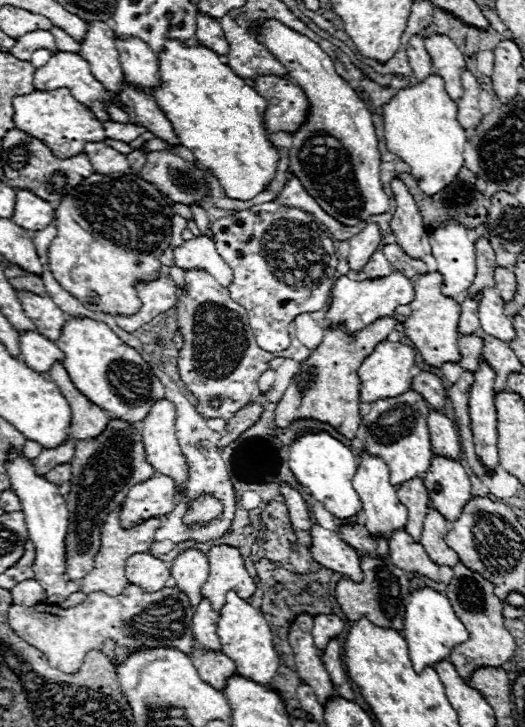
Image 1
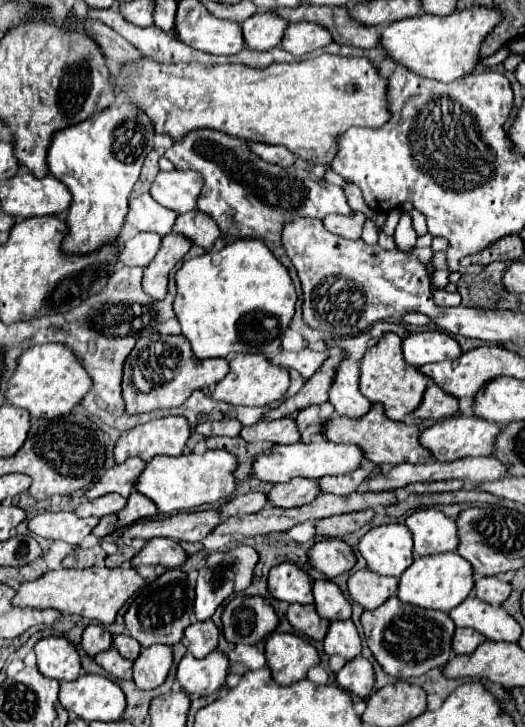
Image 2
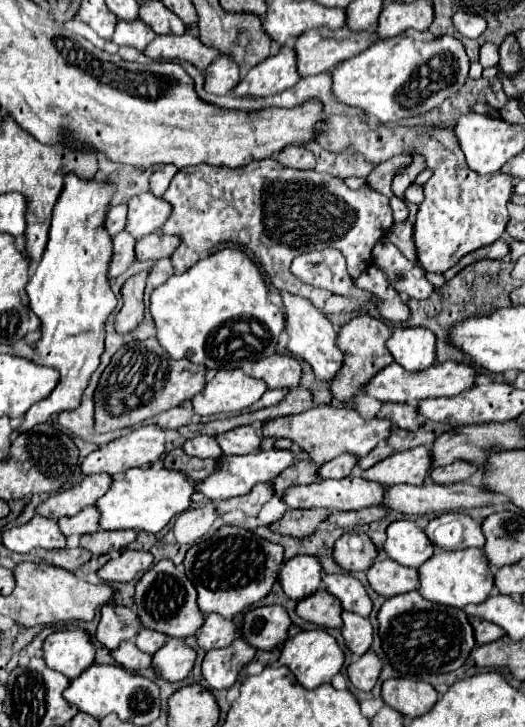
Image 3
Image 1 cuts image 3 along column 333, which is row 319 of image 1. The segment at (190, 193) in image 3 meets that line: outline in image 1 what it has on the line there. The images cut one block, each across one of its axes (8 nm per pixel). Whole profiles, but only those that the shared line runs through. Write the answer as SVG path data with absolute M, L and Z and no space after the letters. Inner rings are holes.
M186 270L186 286L178 294L176 312L178 330L184 340L178 356L180 378L198 398L198 412L204 418L230 420L234 412L262 396L258 390L258 378L268 370L268 362L280 356L258 348L246 310L234 302L228 288L220 286L206 270ZM214 398L220 400L218 408L210 406L210 400Z

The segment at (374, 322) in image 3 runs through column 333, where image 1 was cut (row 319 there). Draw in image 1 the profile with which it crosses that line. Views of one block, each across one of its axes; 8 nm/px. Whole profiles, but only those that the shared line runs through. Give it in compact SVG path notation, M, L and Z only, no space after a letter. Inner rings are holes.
M382 318L354 336L346 336L342 328L326 328L322 344L300 364L298 374L292 378L282 400L278 402L274 424L278 428L286 428L294 420L316 420L330 424L332 428L336 428L336 432L340 432L348 440L354 440L356 430L362 422L362 416L358 412L360 396L356 370L360 368L362 360L372 352L372 348L386 340L394 326L394 318Z

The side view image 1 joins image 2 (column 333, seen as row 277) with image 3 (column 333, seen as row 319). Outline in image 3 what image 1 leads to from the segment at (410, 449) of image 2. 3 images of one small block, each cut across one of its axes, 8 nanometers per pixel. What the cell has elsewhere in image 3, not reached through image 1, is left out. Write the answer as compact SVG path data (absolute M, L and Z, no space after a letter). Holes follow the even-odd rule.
M316 406L312 410L292 414L292 416L282 416L276 420L268 420L266 426L262 428L264 436L274 436L274 438L290 438L294 440L308 456L318 464L326 464L334 460L336 456L348 452L354 456L366 456L378 442L388 440L392 430L392 422L372 418L364 420L354 408L334 408L334 406Z

